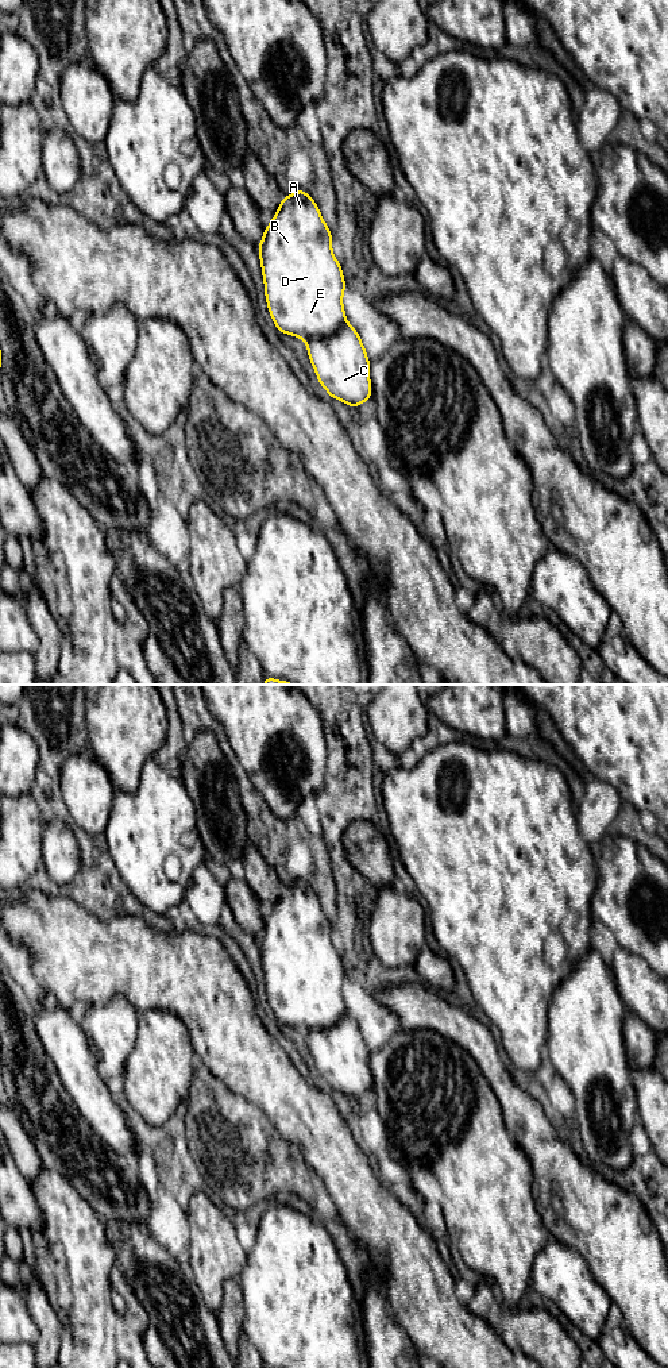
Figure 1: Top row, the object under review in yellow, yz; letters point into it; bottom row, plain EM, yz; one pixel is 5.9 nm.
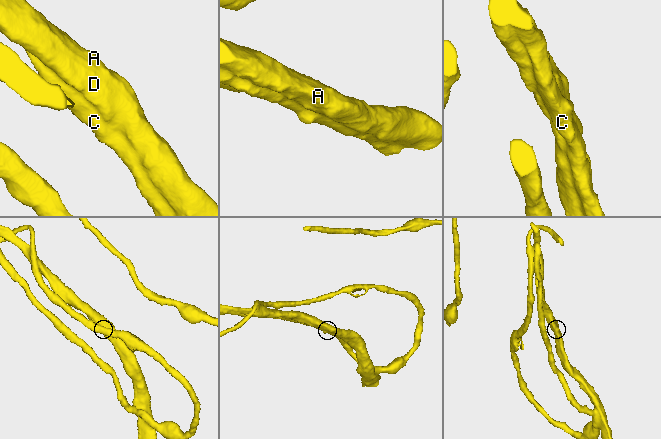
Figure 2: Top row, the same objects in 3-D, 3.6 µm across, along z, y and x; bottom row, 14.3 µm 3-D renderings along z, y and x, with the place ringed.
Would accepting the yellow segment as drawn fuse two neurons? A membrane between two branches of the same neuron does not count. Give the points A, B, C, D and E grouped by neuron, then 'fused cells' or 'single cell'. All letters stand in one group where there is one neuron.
groups A B C D E; single cell

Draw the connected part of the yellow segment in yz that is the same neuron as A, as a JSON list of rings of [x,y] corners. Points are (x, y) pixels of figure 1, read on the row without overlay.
[[[302,880],[283,887],[256,940],[266,995],[275,1020],[305,1032],[316,1068],[332,1091],[340,1091],[350,1099],[367,1094],[372,1090],[371,1052],[359,1024],[347,1013],[343,960],[332,943],[332,924],[316,893]]]

